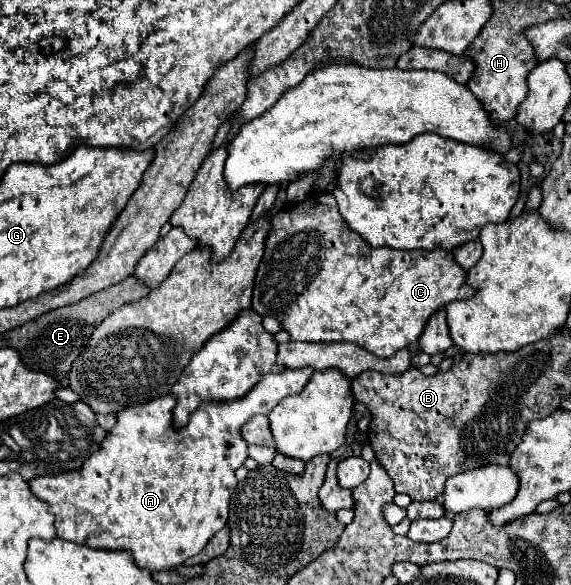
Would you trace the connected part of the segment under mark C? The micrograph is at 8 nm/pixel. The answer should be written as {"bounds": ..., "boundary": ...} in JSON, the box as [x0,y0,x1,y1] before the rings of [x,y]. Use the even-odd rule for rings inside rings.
{"bounds":[252,193,476,357],"boundary":[[[312,193],[308,195],[302,203],[294,203],[284,207],[282,211],[278,211],[272,217],[272,229],[270,235],[266,237],[266,249],[264,249],[264,257],[262,263],[258,267],[258,275],[256,275],[256,285],[254,285],[254,297],[252,297],[252,309],[260,315],[274,315],[278,317],[278,321],[282,323],[282,329],[290,333],[292,341],[310,341],[310,343],[336,343],[336,341],[350,341],[356,343],[360,347],[366,347],[368,351],[376,353],[378,357],[392,357],[396,351],[408,347],[410,343],[418,341],[420,333],[424,331],[424,325],[428,321],[428,317],[436,311],[442,309],[444,305],[452,303],[452,301],[460,301],[460,299],[470,299],[474,297],[476,289],[466,285],[466,271],[462,267],[458,267],[452,251],[446,249],[434,249],[434,251],[398,251],[398,249],[388,249],[388,247],[372,247],[368,245],[358,233],[354,233],[346,221],[342,219],[338,207],[336,207],[336,199],[332,193]]]}

